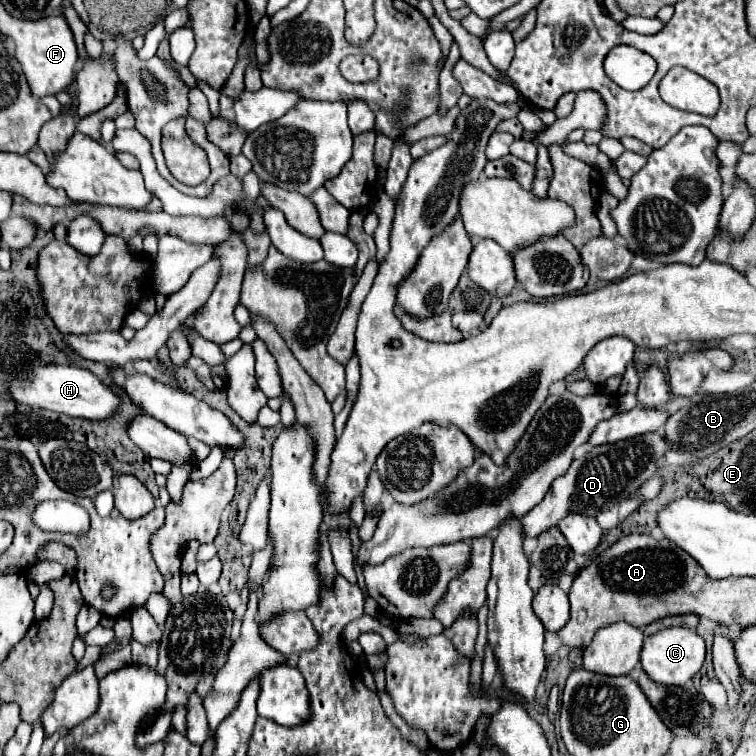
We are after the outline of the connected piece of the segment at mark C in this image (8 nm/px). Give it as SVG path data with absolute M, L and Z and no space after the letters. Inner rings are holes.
M670 627L670 629L658 631L656 635L644 637L640 665L646 671L646 675L650 675L650 679L654 679L656 683L682 687L686 685L686 681L690 681L700 671L704 663L704 655L706 655L704 639L694 629Z

